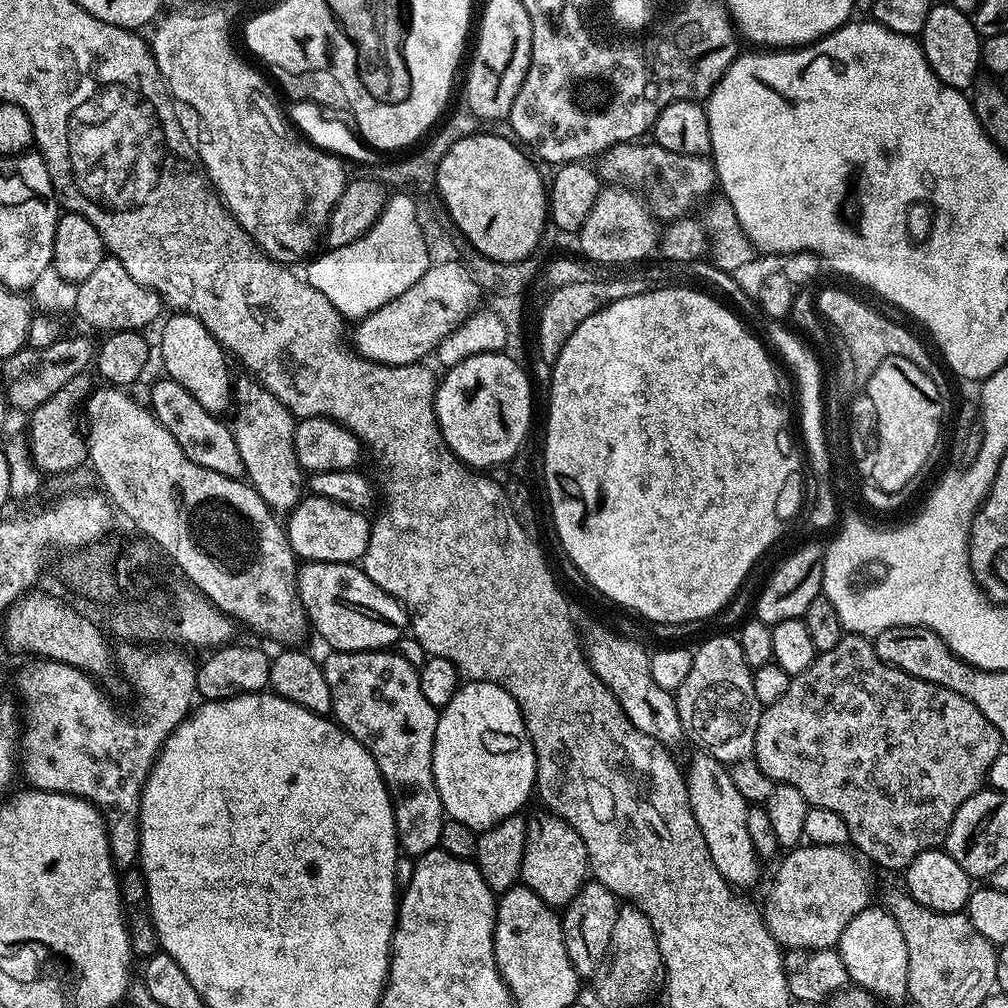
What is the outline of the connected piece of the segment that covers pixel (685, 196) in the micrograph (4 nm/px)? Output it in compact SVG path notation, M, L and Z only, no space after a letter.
M634 142L613 151L608 157L608 164L620 176L625 176L633 185L644 184L648 180L646 202L652 209L652 215L660 222L671 222L691 217L692 212L708 195L718 188L716 165L708 156L678 154L666 150L655 142Z

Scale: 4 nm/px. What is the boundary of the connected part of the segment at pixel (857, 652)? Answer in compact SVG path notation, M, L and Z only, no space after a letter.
M845 634L838 642L838 646L834 646L834 650L819 653L809 668L802 670L802 674L792 677L790 686L786 686L786 694L782 694L778 702L767 705L761 711L756 731L754 759L758 766L762 766L764 773L777 784L789 784L794 786L794 790L802 790L811 807L834 810L834 814L841 816L848 827L849 841L853 845L856 843L855 847L865 857L870 856L884 868L904 870L914 862L914 858L918 858L918 854L939 849L943 845L955 812L971 795L985 787L990 766L1000 756L1001 751L1002 741L998 730L986 719L982 710L974 706L974 702L970 702L962 694L946 686L938 686L929 680L914 678L882 662L871 639L860 634Z

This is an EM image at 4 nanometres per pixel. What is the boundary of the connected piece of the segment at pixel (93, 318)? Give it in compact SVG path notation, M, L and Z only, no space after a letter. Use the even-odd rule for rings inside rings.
M110 254L98 262L88 278L76 284L75 315L80 315L90 327L101 328L104 334L145 330L161 319L160 311L165 311L165 308L163 299L155 290L134 282L134 278L126 274L126 266L122 266L122 262Z

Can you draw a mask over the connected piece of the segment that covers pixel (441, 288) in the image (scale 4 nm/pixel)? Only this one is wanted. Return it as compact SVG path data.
M441 259L438 264L430 264L422 274L422 278L415 282L405 293L399 294L390 302L386 302L369 316L363 317L356 328L355 351L365 360L373 364L414 364L423 361L423 356L432 356L436 346L447 338L461 321L465 320L477 309L480 300L480 288L474 277L468 273L467 263L459 259Z

